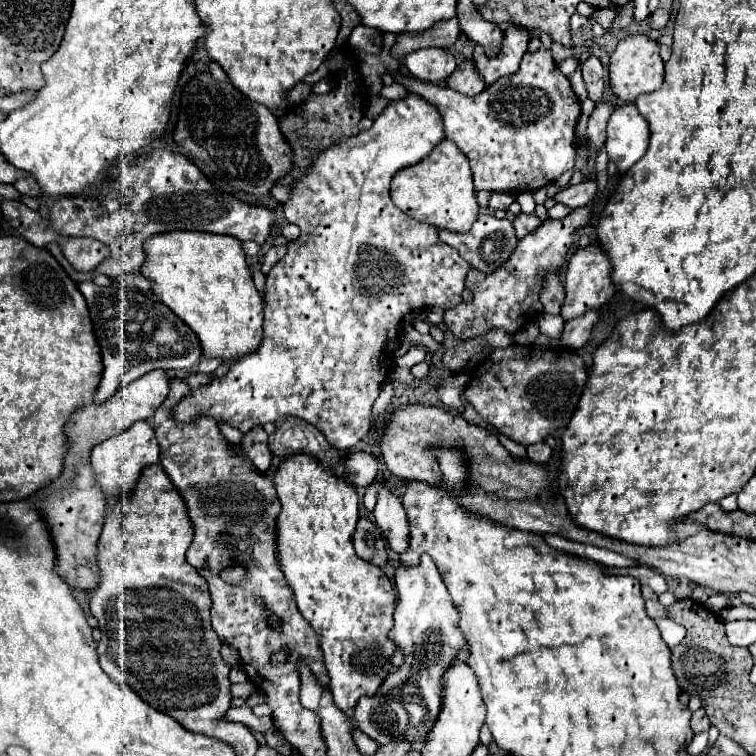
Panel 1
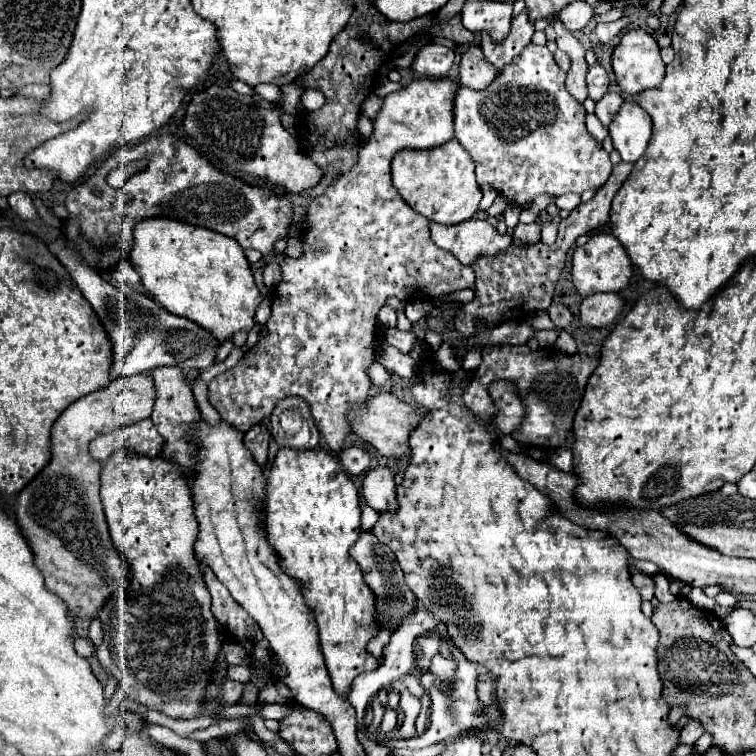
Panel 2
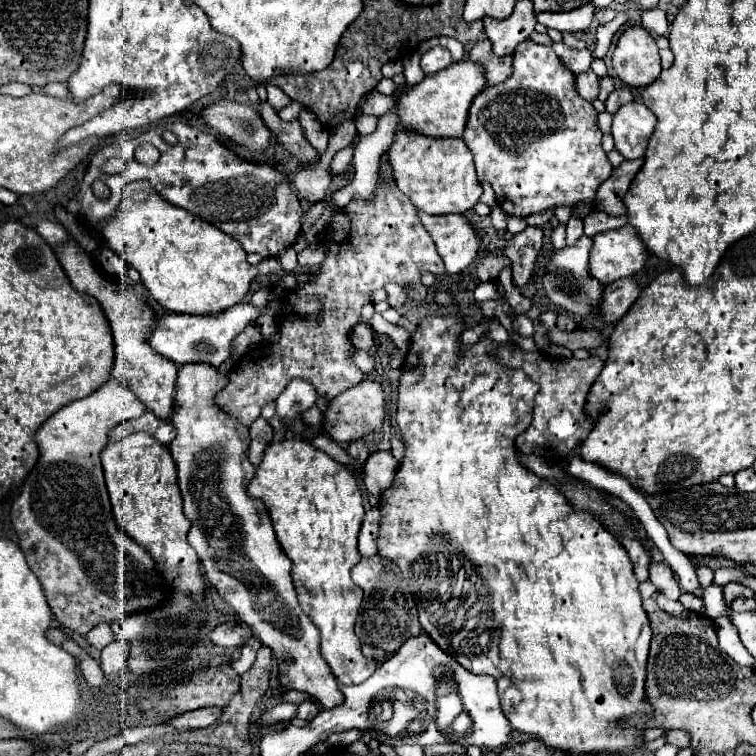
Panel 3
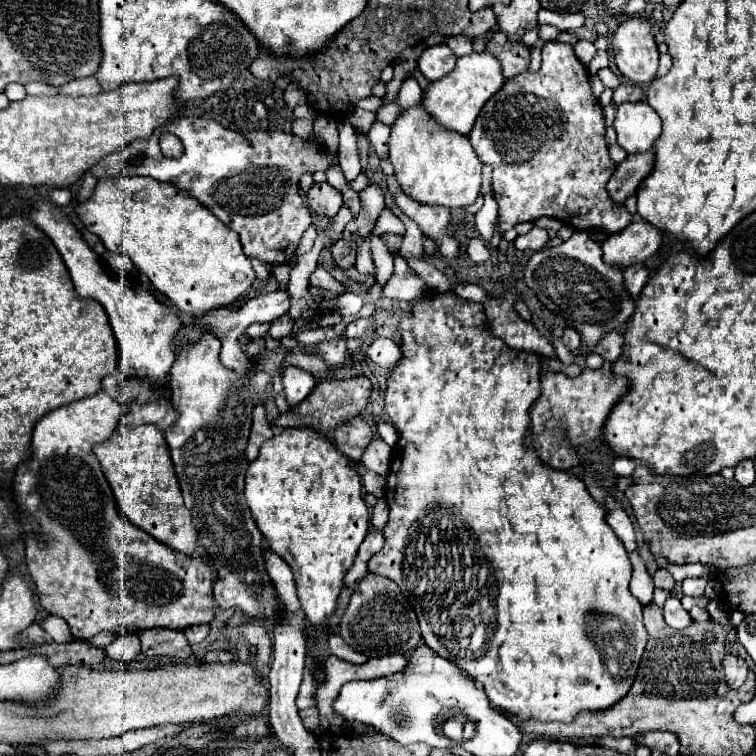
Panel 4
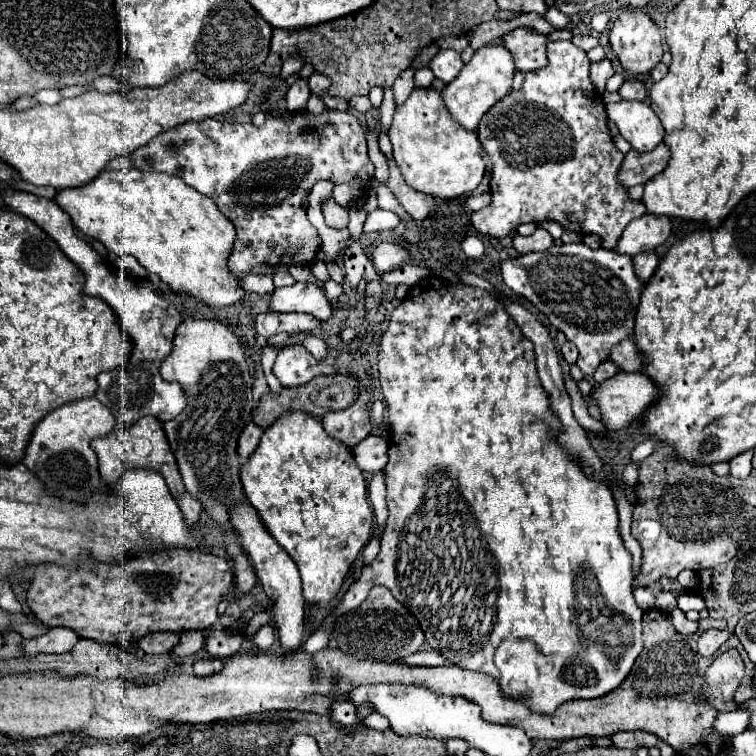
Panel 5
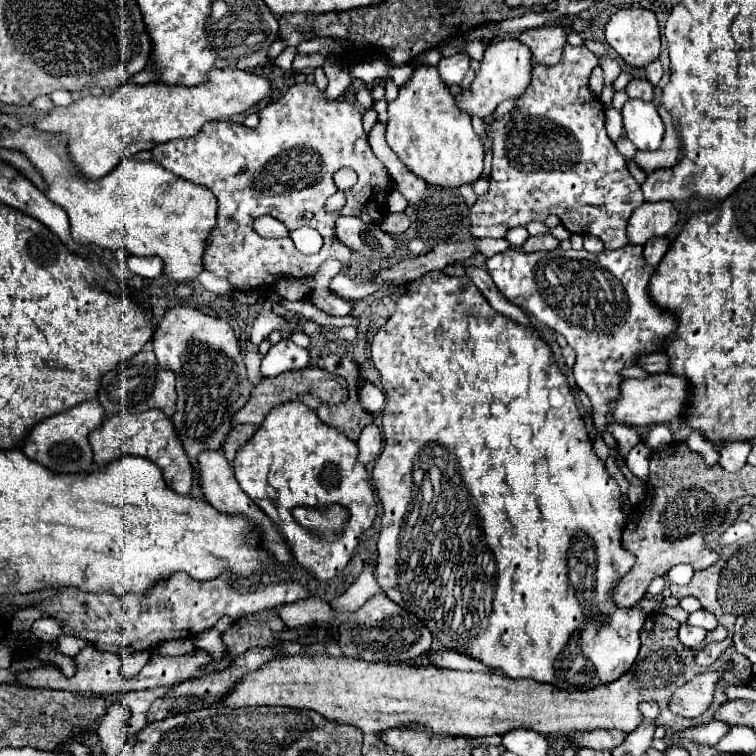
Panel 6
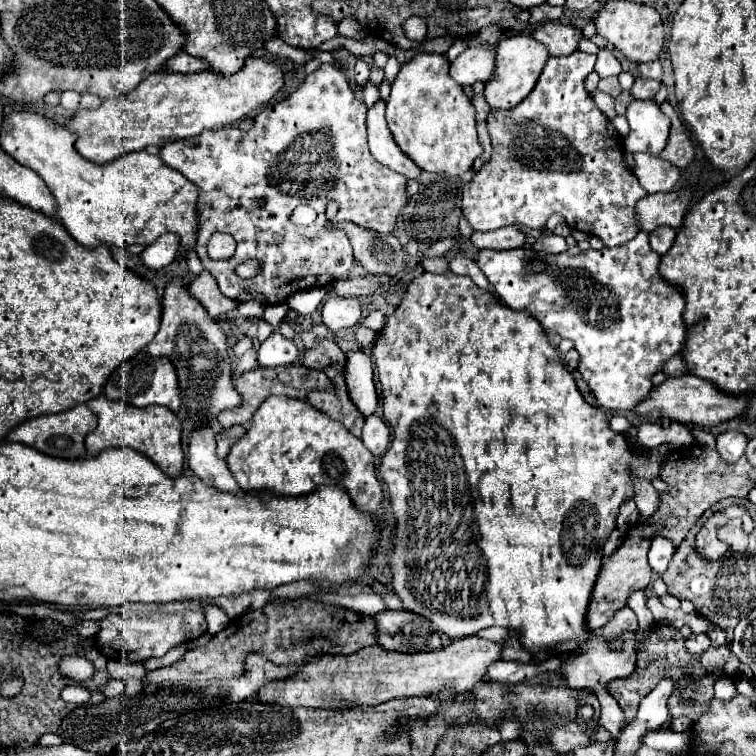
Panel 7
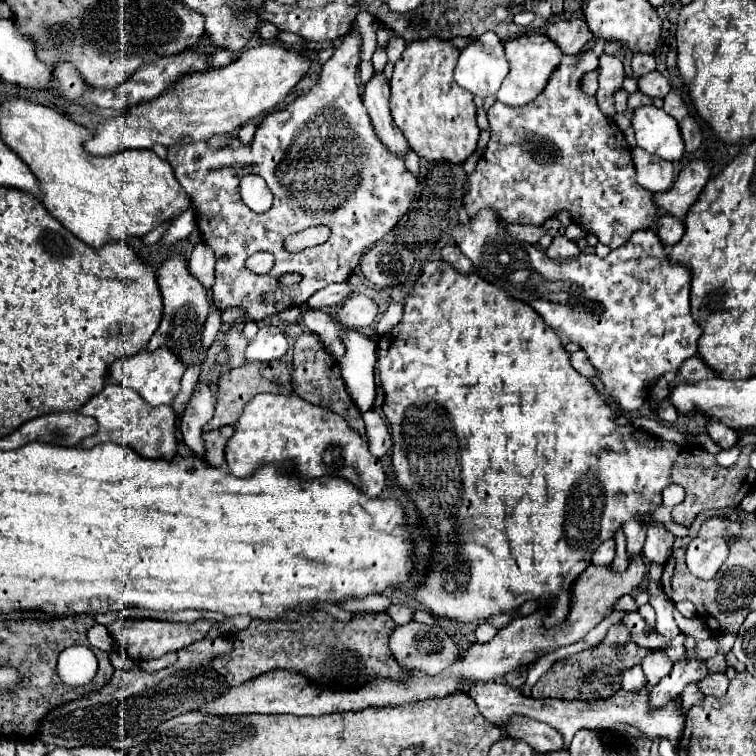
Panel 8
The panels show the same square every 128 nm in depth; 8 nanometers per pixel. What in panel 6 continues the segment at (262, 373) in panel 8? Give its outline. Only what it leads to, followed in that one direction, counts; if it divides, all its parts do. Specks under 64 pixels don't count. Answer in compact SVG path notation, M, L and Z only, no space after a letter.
M304 368L300 372L284 372L284 376L274 376L274 378L262 378L254 388L252 388L252 394L250 394L250 400L244 408L240 408L240 412L236 412L236 416L232 416L232 420L236 424L254 424L254 426L260 426L264 416L272 410L272 406L276 404L282 404L286 400L298 400L310 408L318 408L320 402L324 404L340 404L348 398L348 392L346 392L346 382L336 376L336 374L330 374L322 368Z

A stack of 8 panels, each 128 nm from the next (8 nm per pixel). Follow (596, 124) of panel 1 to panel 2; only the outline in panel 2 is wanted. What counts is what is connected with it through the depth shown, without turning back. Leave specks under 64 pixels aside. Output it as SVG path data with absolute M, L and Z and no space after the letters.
M608 92L600 102L596 102L596 116L600 118L600 122L606 126L612 122L612 118L616 116L616 112L620 110L624 98L618 92Z

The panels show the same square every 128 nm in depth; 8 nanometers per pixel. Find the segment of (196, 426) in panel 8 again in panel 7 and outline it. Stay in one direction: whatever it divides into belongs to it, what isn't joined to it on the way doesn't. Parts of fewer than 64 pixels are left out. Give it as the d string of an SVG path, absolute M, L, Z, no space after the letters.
M194 428L188 440L188 466L208 486L240 494L240 486L232 478L226 462L216 456L216 440L212 428Z

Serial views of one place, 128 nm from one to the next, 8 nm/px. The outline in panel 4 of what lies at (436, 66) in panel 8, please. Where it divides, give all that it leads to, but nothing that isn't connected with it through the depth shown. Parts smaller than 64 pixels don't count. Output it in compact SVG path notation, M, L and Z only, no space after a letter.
M412 106L396 118L392 124L388 156L402 190L422 204L464 208L472 204L480 192L482 162L468 136L436 124L432 116L424 112L424 106Z

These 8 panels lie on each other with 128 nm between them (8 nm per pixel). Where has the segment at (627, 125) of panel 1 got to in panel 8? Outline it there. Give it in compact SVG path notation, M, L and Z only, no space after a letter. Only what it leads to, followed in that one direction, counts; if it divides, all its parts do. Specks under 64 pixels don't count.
M640 106L634 110L632 128L636 132L636 142L646 152L678 162L684 156L684 140L680 136L678 122L656 106Z

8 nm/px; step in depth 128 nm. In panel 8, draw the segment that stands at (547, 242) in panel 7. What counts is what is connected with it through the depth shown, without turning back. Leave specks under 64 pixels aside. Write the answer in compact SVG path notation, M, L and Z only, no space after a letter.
M556 236L554 242L550 244L550 248L546 250L546 254L554 260L566 260L566 258L578 256L580 248L576 246L576 242L570 242L566 236Z

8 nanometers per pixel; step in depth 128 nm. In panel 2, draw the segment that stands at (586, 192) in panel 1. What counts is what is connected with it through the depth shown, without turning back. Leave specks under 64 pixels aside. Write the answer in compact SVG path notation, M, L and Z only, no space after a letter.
M564 194L564 196L558 196L554 200L554 204L560 208L560 210L574 210L578 204L580 204L580 196L578 194Z

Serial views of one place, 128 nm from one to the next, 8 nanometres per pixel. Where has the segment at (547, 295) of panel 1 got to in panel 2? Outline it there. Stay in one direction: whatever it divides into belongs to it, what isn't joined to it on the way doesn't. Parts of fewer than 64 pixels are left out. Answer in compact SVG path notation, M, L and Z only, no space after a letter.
M552 304L548 308L548 314L550 314L552 322L556 324L556 328L568 328L572 322L572 312L564 304Z

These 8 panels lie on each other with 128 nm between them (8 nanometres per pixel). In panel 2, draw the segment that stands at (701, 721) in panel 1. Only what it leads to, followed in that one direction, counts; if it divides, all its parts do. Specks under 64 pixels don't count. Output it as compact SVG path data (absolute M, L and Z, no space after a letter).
M690 720L680 732L680 744L694 744L704 732L704 728L700 728L700 726L702 724L698 724L696 720Z

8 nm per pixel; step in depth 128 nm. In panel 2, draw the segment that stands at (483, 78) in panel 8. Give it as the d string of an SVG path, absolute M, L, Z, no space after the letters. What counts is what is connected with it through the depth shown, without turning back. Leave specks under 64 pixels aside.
M426 44L416 54L412 68L428 78L442 78L448 74L452 62L454 62L454 52L450 48L438 44Z

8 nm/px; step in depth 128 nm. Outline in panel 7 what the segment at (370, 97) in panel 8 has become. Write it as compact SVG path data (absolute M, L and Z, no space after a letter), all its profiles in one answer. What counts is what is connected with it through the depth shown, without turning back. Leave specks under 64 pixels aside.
M378 100L372 108L368 108L366 126L368 126L370 152L384 166L396 172L402 172L408 178L418 178L420 168L408 156L404 156L404 152L400 152L400 148L396 146L392 132L388 130L388 124L384 118L384 108L386 108L384 100Z

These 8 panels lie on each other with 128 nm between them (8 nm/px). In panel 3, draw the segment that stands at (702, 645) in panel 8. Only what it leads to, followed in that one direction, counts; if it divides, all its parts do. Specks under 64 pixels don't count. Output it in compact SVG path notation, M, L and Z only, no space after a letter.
M658 594L658 606L670 614L670 616L684 616L684 606L680 602L674 602L674 600L668 600L664 594Z

